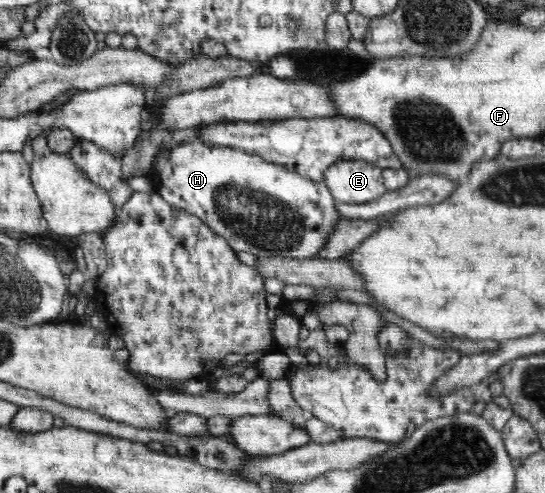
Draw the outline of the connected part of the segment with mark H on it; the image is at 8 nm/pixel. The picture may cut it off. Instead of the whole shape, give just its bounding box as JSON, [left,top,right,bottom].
[150,138,340,259]

